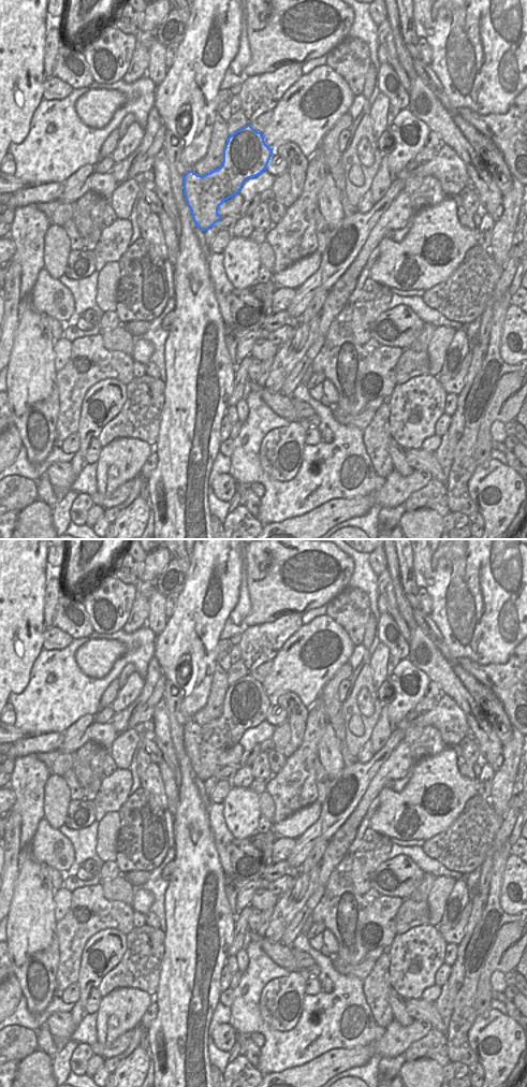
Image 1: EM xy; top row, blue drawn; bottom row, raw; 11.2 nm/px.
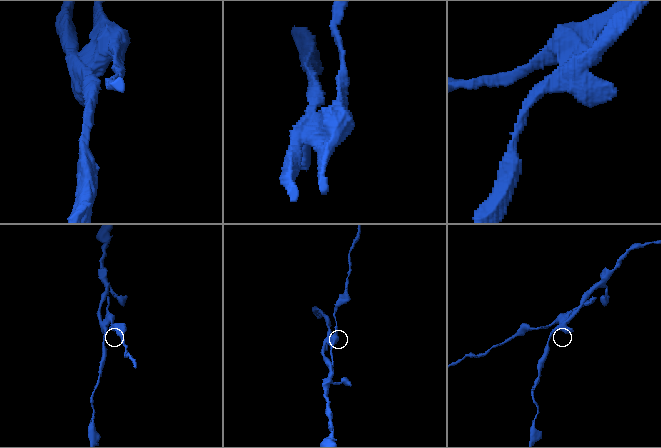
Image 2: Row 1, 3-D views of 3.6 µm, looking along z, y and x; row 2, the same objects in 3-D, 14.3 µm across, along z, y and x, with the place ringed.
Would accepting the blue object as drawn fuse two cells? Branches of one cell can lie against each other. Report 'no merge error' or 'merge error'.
merge error

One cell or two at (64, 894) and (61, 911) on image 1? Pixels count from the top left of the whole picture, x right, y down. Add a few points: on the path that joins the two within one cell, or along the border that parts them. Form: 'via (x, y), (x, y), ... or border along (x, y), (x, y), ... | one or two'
via (62, 898), (61, 907) | one

